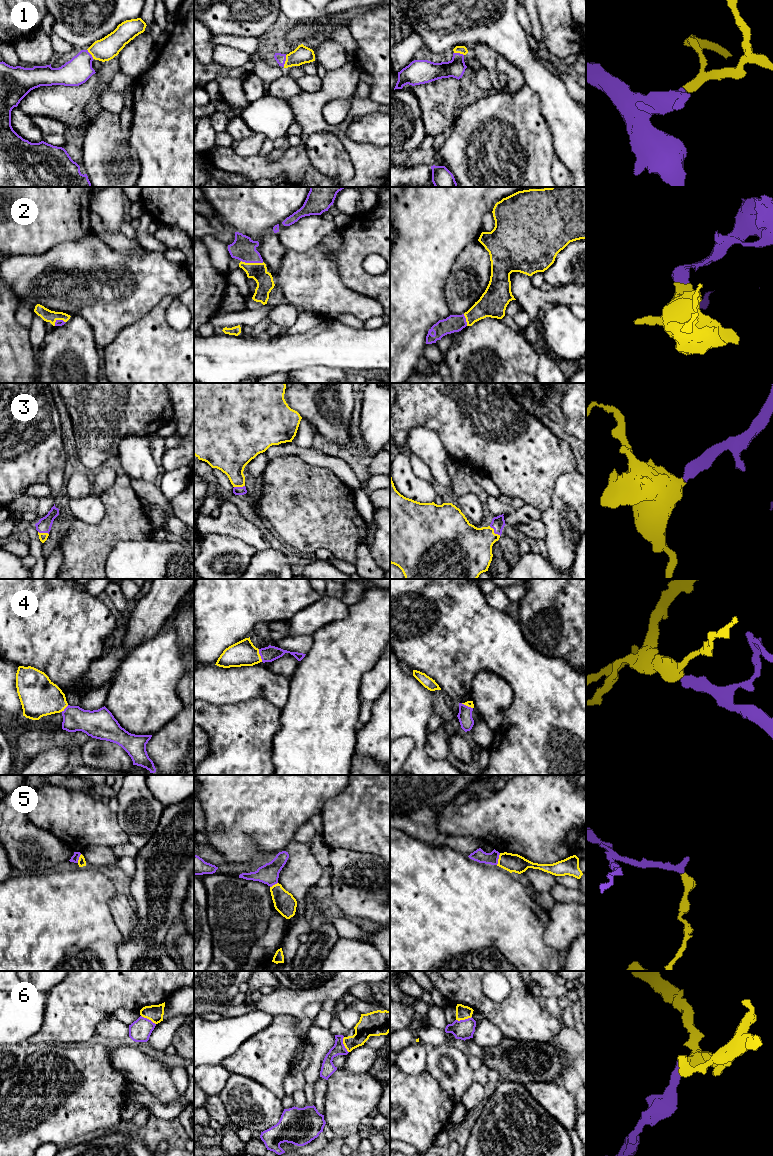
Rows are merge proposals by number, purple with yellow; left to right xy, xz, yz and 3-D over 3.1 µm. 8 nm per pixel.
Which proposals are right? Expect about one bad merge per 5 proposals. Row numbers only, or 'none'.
1, 2, 3, 4

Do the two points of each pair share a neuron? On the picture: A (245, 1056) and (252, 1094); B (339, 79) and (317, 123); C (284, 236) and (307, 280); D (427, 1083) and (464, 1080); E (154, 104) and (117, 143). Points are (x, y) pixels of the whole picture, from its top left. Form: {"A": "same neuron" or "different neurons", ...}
{"A": "different neurons", "B": "same neuron", "C": "different neurons", "D": "different neurons", "E": "different neurons"}

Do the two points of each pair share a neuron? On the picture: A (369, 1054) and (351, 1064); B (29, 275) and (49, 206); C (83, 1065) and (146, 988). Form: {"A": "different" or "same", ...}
{"A": "same", "B": "different", "C": "different"}

